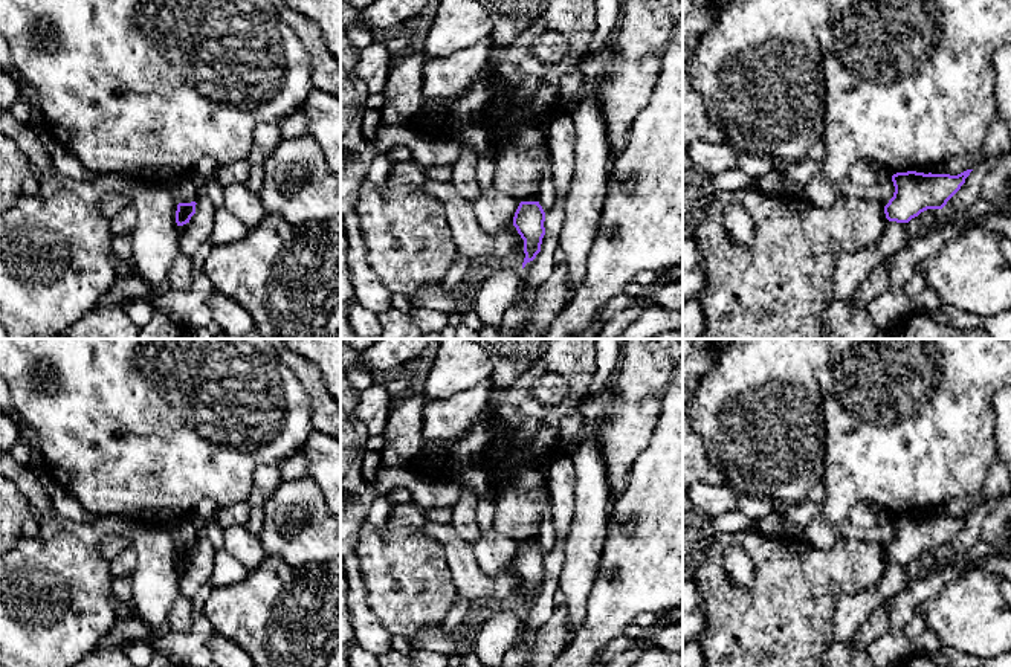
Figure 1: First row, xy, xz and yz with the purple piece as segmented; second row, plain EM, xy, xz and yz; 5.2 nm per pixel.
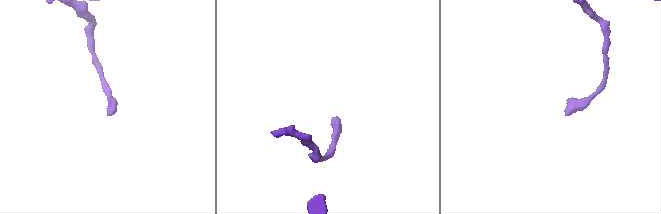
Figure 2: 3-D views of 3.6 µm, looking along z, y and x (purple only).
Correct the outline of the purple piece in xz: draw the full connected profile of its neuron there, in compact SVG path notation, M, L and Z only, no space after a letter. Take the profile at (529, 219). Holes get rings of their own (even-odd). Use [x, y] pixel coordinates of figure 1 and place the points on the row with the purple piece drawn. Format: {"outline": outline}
{"outline": "M539 201L519 203L513 217L513 226L524 240L525 258L522 263L522 269L541 252L542 238L545 235L544 221L545 212Z"}

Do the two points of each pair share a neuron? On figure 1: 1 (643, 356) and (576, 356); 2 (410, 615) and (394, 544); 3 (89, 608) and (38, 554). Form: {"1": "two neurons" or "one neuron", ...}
{"1": "two neurons", "2": "one neuron", "3": "one neuron"}

